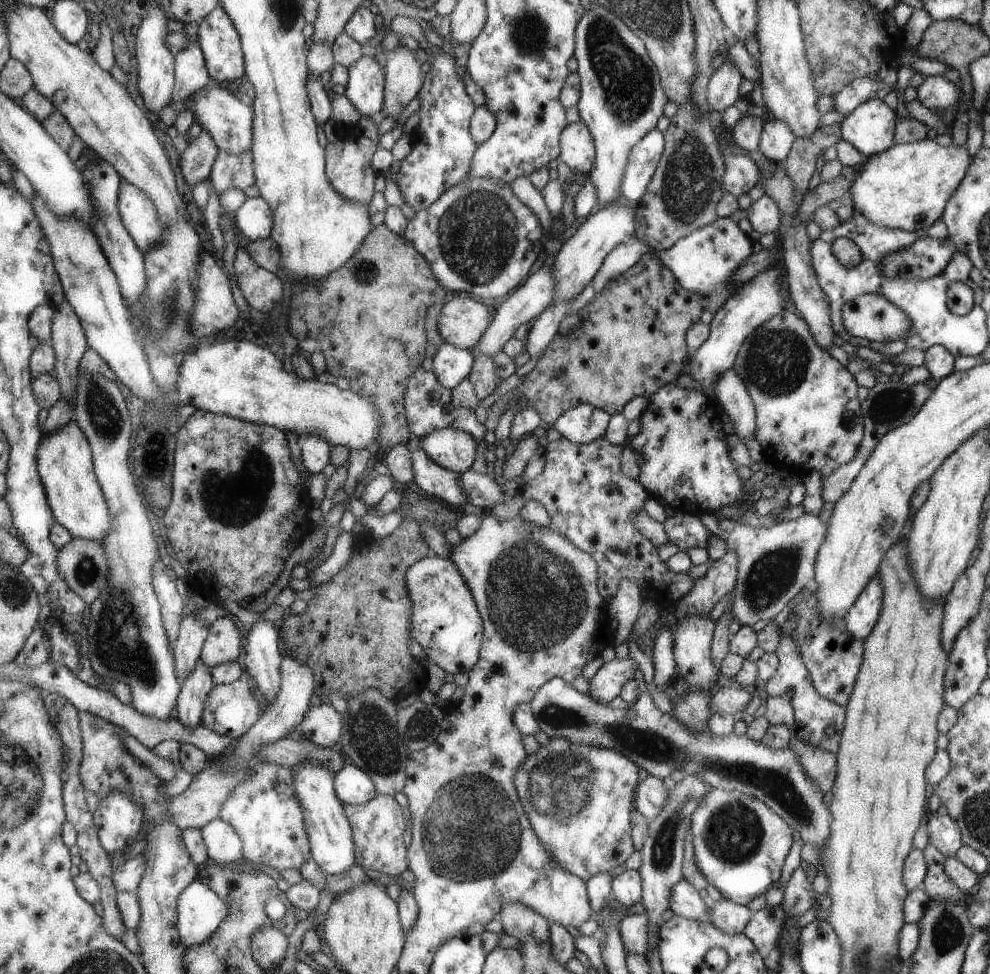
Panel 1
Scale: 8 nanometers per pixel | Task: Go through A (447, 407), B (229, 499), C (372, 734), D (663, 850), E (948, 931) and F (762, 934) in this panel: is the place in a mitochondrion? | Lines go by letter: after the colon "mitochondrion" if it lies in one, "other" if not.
A: other
B: mitochondrion
C: mitochondrion
D: mitochondrion
E: mitochondrion
F: other

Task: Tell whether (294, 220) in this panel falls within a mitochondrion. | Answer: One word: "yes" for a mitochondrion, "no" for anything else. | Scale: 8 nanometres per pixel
no

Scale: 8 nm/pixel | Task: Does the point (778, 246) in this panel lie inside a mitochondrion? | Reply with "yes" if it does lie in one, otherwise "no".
no

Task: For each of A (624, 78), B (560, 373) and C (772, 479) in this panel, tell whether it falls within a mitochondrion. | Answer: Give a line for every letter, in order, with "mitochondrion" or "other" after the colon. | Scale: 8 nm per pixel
A: mitochondrion
B: other
C: other

